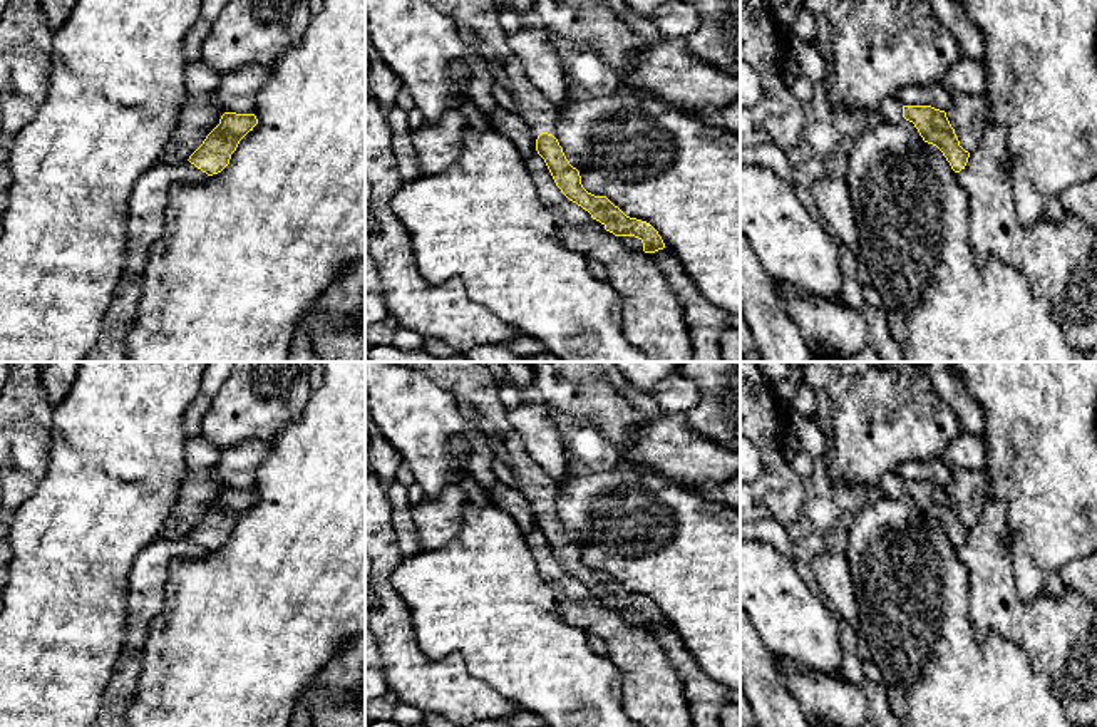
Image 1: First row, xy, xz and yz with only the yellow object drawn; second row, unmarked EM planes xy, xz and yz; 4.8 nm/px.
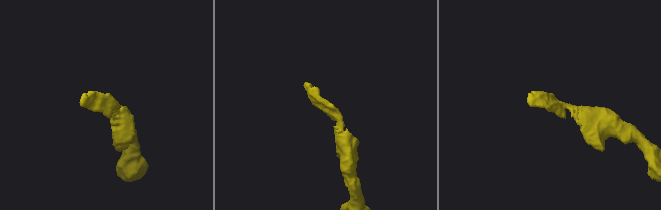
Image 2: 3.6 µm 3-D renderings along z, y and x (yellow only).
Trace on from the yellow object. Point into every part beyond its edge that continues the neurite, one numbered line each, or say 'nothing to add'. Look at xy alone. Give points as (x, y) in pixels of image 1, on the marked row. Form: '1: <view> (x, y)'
nothing to add

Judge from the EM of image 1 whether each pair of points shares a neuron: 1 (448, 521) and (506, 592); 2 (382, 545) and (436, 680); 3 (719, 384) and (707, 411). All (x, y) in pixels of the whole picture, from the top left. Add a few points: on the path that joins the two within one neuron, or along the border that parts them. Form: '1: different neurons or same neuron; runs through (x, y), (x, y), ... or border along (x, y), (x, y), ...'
1: different neurons; border along (466, 503), (461, 530), (448, 543), (422, 551)
2: same neuron; runs through (382, 578), (392, 632), (402, 649)
3: same neuron; runs through (719, 391), (719, 399), (714, 404)

